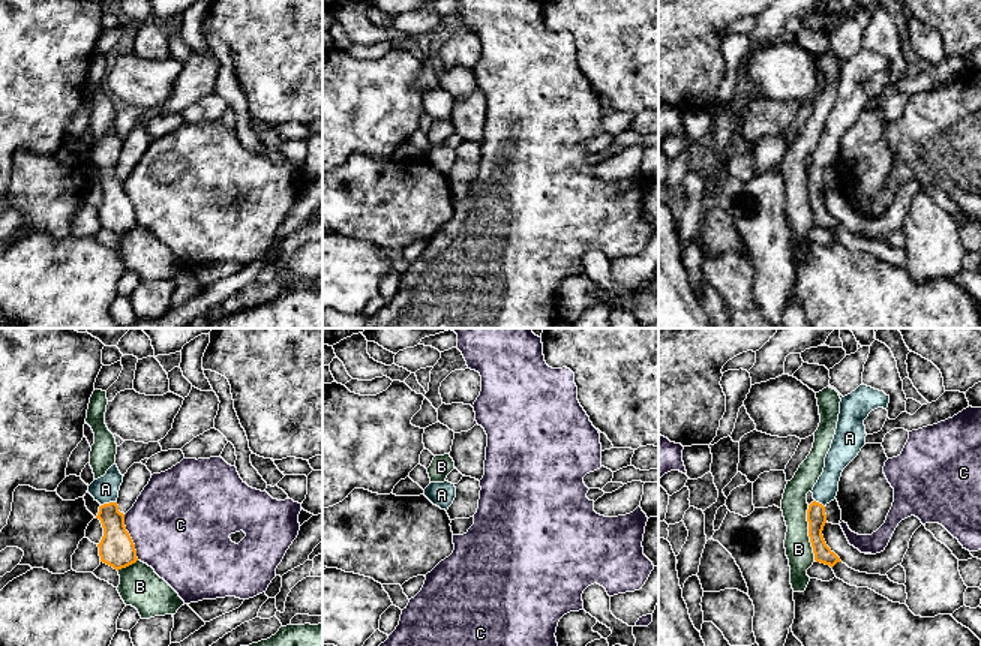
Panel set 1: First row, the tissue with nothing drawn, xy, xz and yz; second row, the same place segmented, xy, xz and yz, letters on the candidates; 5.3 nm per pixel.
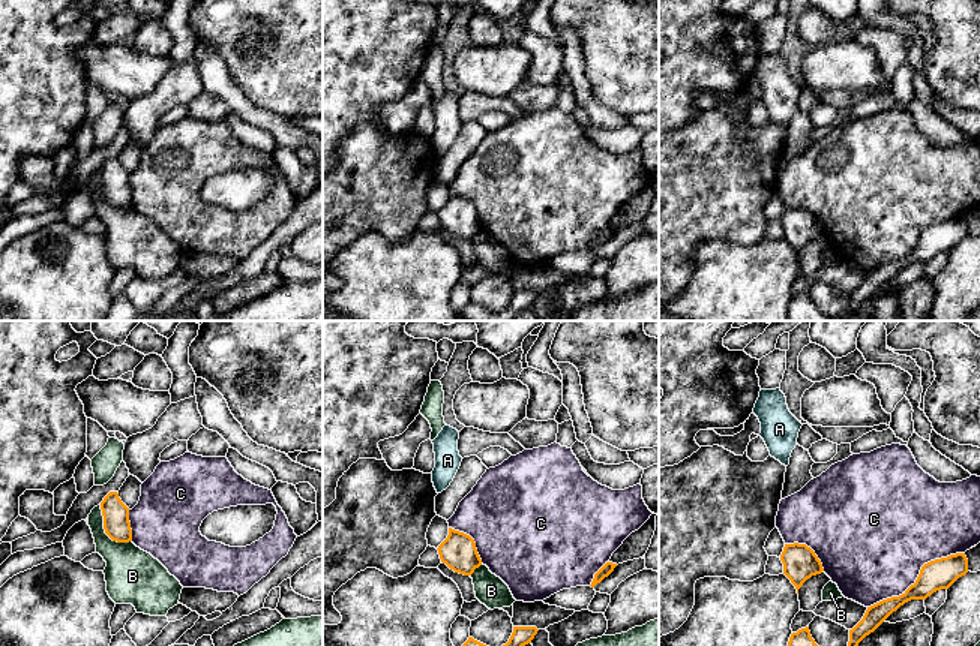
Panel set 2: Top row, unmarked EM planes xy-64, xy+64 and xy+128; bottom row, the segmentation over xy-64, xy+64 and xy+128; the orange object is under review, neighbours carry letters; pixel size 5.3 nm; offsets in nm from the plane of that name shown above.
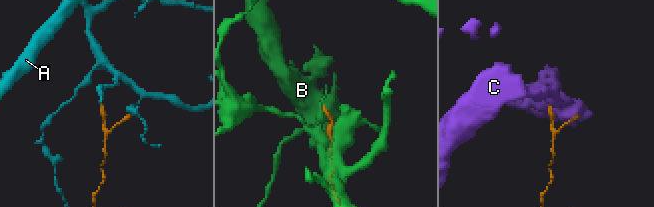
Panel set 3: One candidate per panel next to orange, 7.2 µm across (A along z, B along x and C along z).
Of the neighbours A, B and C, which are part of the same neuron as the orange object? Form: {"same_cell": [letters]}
{"same_cell": ["A"]}

